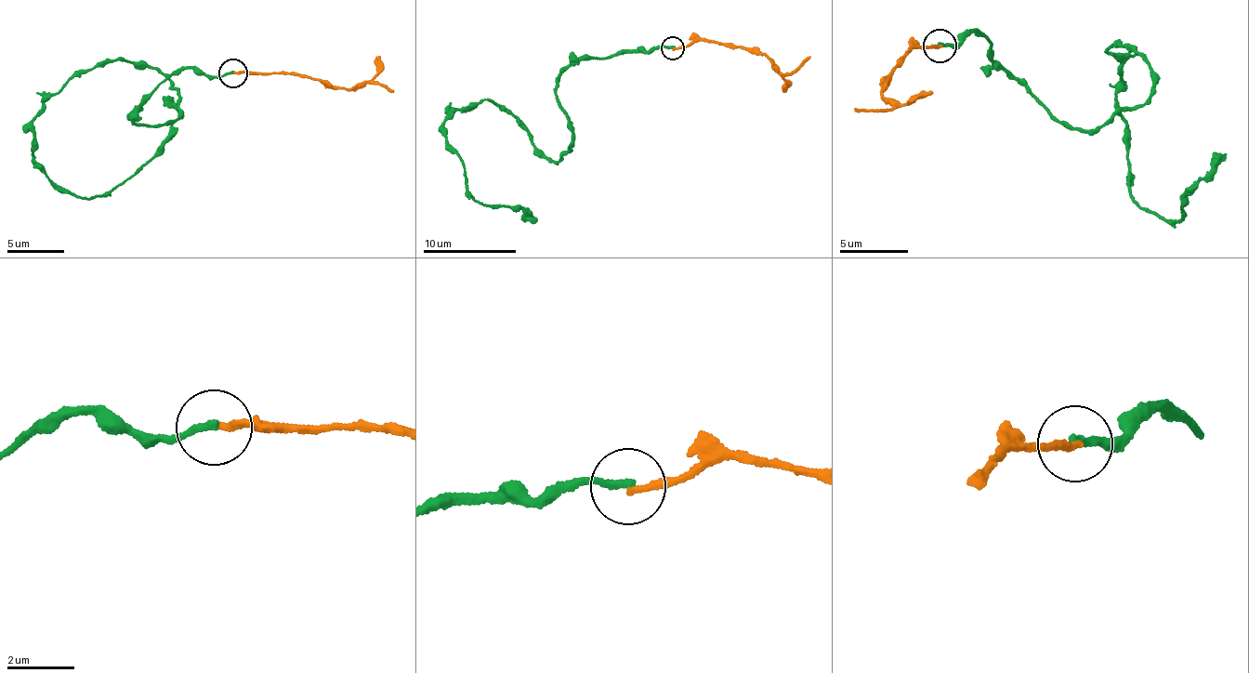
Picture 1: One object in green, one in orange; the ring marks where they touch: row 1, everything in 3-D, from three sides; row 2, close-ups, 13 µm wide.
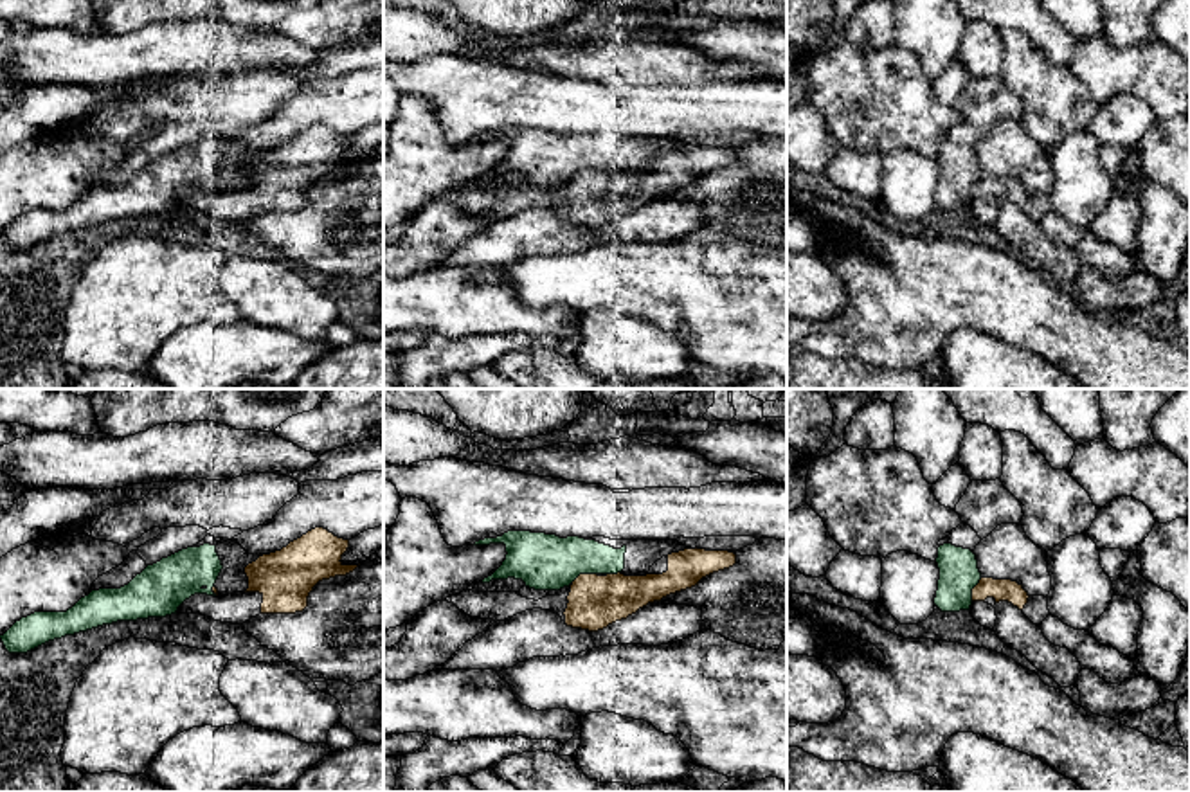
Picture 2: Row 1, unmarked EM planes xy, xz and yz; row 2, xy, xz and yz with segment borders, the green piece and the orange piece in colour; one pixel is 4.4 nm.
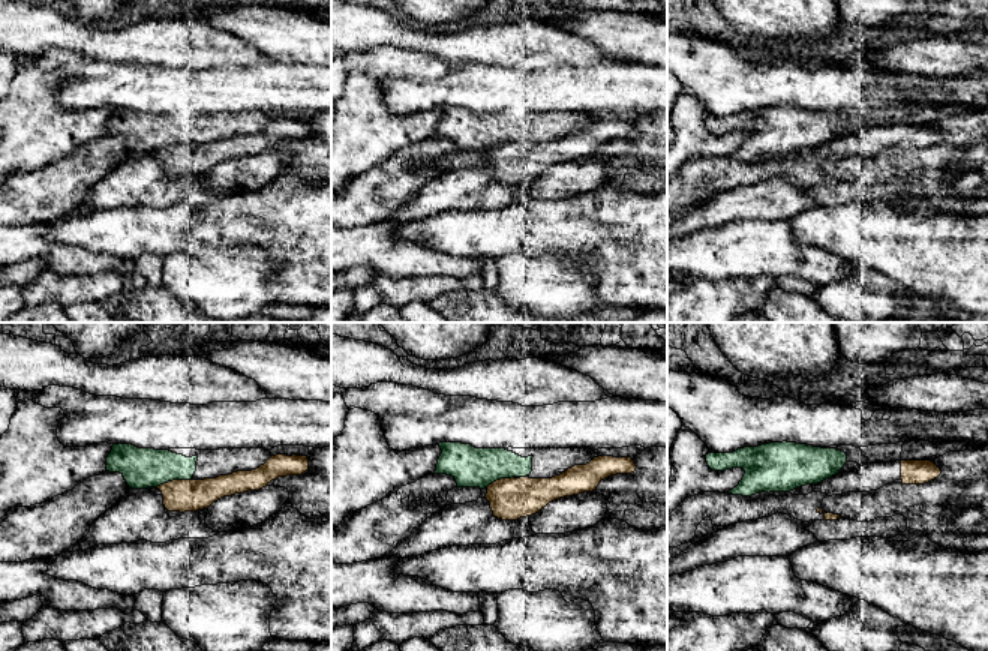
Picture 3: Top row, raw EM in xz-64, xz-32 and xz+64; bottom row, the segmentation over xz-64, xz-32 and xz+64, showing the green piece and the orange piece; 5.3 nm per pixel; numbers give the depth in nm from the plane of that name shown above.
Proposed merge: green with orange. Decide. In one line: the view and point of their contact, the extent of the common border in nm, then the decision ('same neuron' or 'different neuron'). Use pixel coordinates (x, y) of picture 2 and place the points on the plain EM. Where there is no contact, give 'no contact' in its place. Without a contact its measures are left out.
contact xz (584, 170); length 130 nm; different neuron

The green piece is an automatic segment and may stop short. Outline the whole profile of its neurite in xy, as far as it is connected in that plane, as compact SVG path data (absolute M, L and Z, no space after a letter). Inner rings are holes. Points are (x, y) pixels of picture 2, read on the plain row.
M202 137L193 144L182 146L153 162L148 162L121 185L92 187L67 209L34 209L22 214L4 232L0 232L0 236L9 250L27 250L49 238L86 229L103 221L166 214L176 211L178 203L194 191L227 193L245 189L248 185L245 164L257 155L259 153L248 151L234 137L221 137L216 142Z

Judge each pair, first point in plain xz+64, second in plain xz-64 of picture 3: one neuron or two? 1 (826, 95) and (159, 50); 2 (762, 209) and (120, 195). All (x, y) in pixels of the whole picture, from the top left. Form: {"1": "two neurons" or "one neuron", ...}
{"1": "two neurons", "2": "one neuron"}

